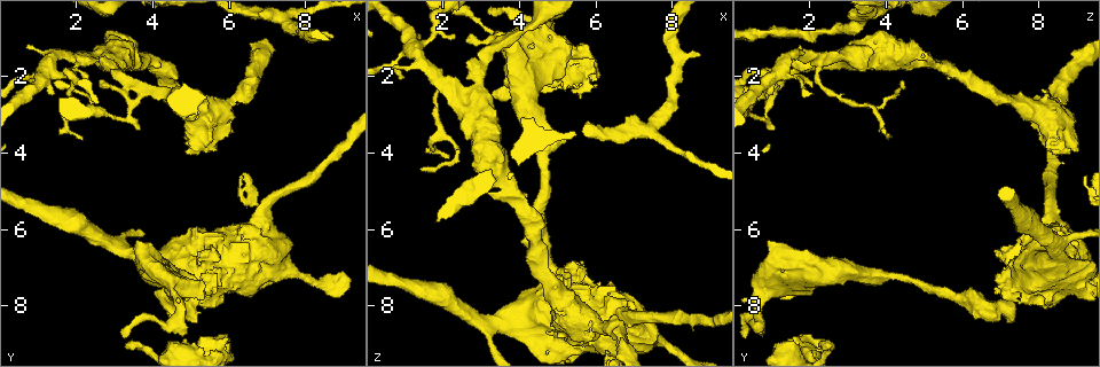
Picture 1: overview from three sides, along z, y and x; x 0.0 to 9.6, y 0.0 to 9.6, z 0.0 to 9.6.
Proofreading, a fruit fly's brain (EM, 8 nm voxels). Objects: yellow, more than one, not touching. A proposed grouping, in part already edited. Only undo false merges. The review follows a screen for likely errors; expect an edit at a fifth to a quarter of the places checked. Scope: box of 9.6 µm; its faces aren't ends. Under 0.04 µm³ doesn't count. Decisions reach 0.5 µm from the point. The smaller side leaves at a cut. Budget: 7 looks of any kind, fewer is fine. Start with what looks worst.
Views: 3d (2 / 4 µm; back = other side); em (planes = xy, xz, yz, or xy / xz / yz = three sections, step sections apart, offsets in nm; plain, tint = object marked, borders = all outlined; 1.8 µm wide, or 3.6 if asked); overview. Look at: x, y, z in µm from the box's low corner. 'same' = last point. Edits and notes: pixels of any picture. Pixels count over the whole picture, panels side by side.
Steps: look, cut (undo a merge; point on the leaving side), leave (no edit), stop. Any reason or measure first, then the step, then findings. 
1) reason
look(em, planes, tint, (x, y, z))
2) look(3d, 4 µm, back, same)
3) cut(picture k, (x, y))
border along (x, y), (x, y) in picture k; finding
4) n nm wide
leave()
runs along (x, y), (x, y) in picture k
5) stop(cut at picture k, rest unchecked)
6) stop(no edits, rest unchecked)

a narrow waist
look(em, 3.6 µm, planes, borders, (1.25, 1.85, 1.10))

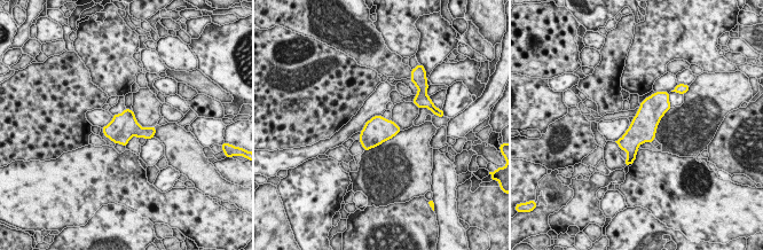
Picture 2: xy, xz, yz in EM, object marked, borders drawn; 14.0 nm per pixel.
leave()
all the same neuron

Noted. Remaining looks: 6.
sharp bend
look(em, planes, plain, (4.60, 8.50, 0.60))

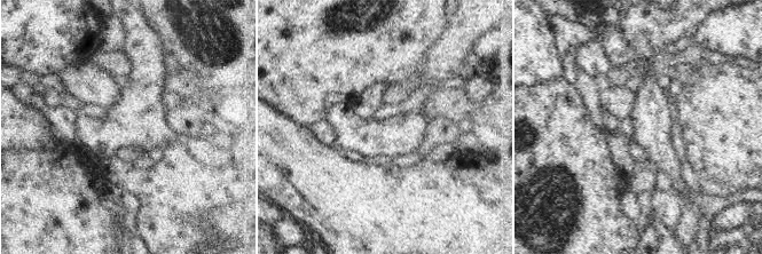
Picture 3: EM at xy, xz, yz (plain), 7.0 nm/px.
where the object lies
look(em, planes, tint, same)

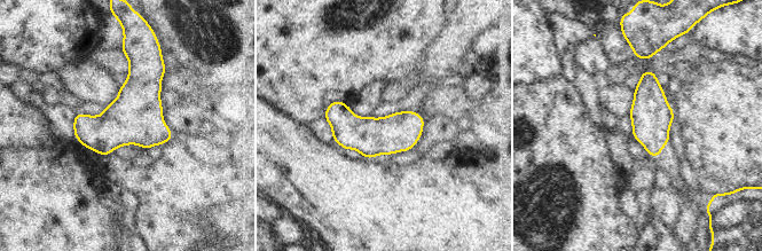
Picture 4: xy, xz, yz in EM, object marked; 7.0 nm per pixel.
leave()
one neuron here

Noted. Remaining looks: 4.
sudden change in width
look(em, xy, step 8, tint, (5.30, 7.40, 7.45))

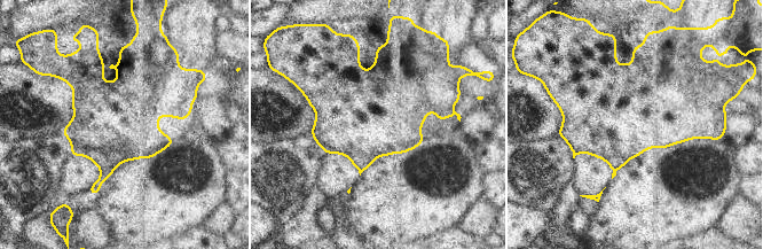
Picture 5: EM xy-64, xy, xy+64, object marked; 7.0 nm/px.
cut(picture 5, (441, 84))
border along (432, 64), (422, 68), (422, 122) in picture 5; a second neuron is stuck on

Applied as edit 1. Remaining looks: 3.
stop(cut at picture 5, rest unchecked)

